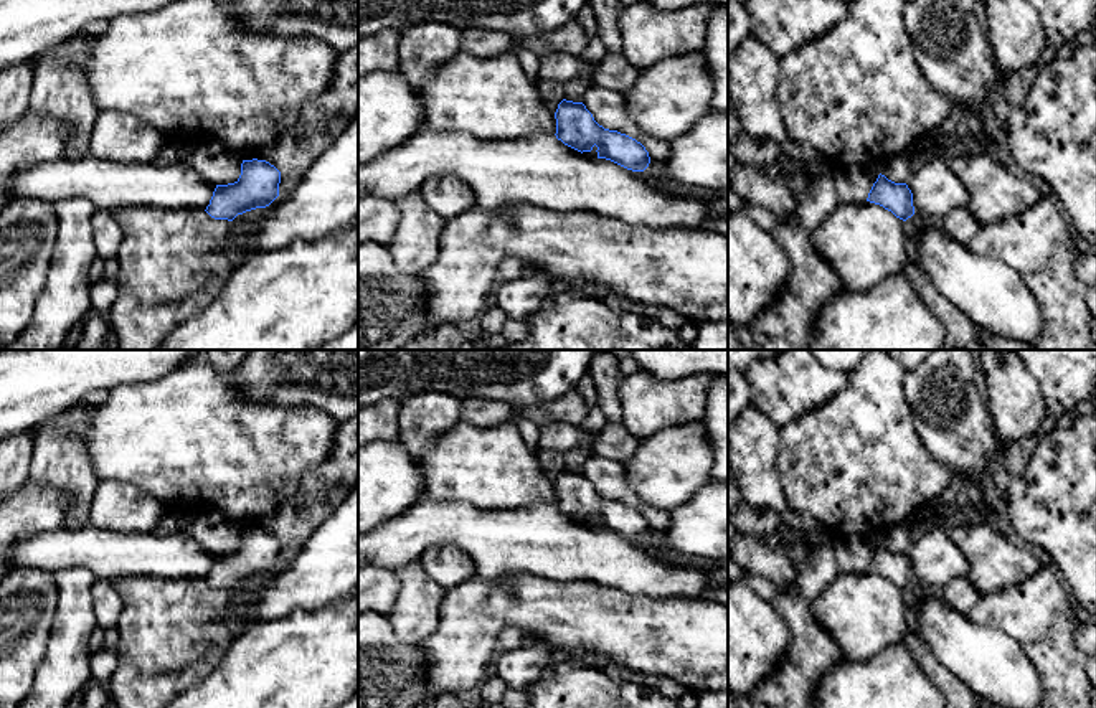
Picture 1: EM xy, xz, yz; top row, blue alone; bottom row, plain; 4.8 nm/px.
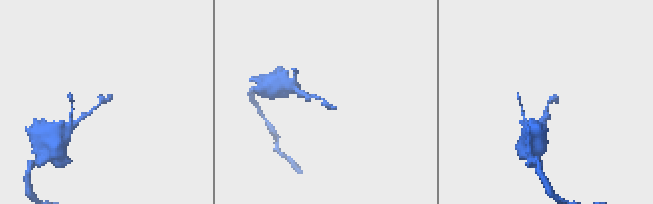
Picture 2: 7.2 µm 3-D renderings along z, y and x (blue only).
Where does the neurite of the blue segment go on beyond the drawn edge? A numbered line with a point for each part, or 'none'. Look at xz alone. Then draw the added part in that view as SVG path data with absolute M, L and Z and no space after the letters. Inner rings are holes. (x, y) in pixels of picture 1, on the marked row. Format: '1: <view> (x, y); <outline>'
none

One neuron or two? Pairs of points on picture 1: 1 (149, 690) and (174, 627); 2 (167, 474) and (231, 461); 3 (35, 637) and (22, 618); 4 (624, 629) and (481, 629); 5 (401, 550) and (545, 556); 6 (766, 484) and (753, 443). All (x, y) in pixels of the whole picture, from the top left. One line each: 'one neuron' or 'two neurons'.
1: one neuron
2: one neuron
3: one neuron
4: one neuron
5: one neuron
6: one neuron

